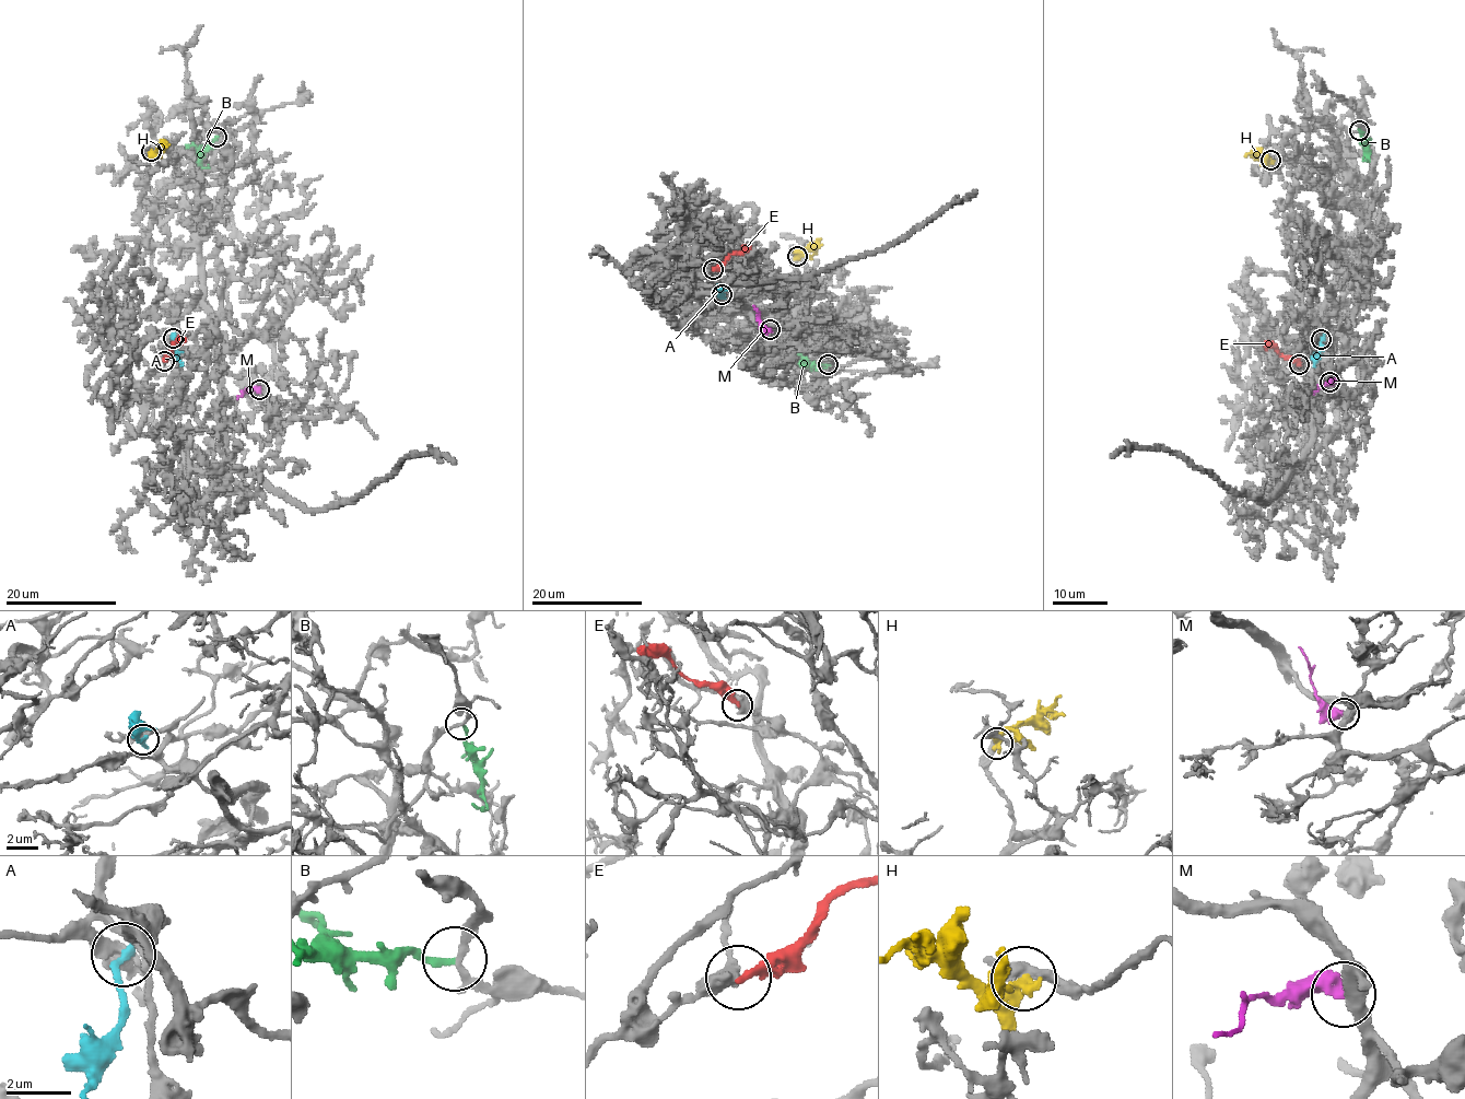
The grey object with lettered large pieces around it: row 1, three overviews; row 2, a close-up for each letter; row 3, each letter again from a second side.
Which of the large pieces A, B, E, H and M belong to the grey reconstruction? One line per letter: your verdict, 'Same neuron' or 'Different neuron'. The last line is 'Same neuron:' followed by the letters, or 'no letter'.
A: Different neuron
B: Different neuron
E: Different neuron
H: Different neuron
M: Same neuron
Same neuron: M

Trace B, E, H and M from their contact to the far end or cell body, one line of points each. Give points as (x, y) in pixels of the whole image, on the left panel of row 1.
B: (215, 137), (201, 159), (203, 166), (209, 165)
E: (165, 361), (176, 342), (184, 340)
H: (150, 151), (166, 148)
M: (259, 389), (247, 389), (236, 398)

